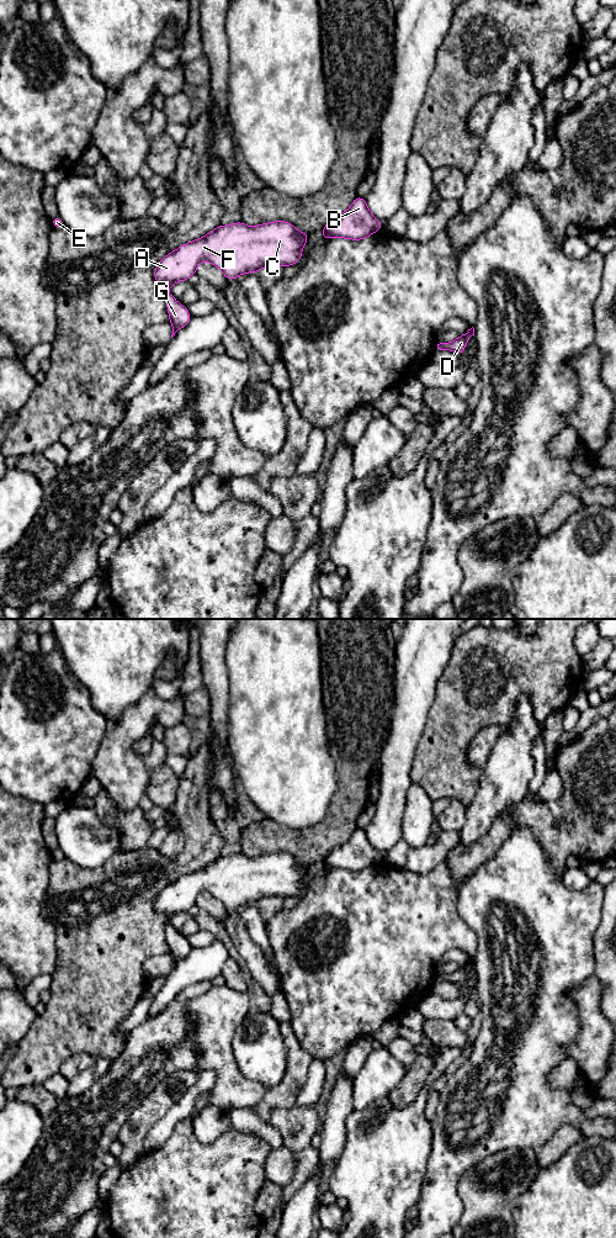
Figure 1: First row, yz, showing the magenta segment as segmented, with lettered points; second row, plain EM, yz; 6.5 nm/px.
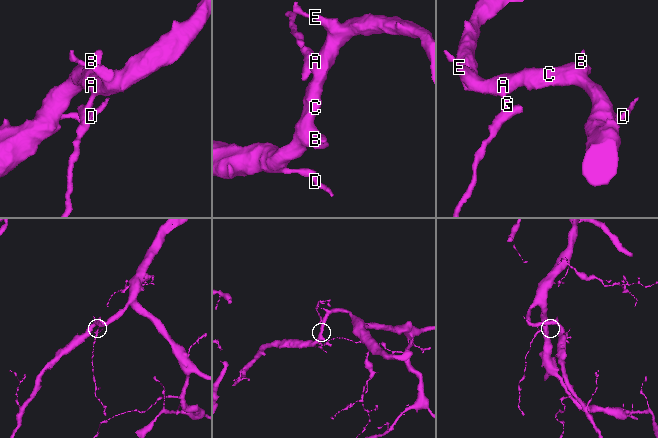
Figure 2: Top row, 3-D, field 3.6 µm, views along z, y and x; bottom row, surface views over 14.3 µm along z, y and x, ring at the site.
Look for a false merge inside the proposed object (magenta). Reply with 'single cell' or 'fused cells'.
single cell

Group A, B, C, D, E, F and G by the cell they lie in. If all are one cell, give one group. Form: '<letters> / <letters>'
A B C D E F G

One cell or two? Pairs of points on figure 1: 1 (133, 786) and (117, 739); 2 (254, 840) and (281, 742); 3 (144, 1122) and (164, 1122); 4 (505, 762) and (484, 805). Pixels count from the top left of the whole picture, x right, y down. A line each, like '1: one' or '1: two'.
1: one
2: two
3: two
4: one

